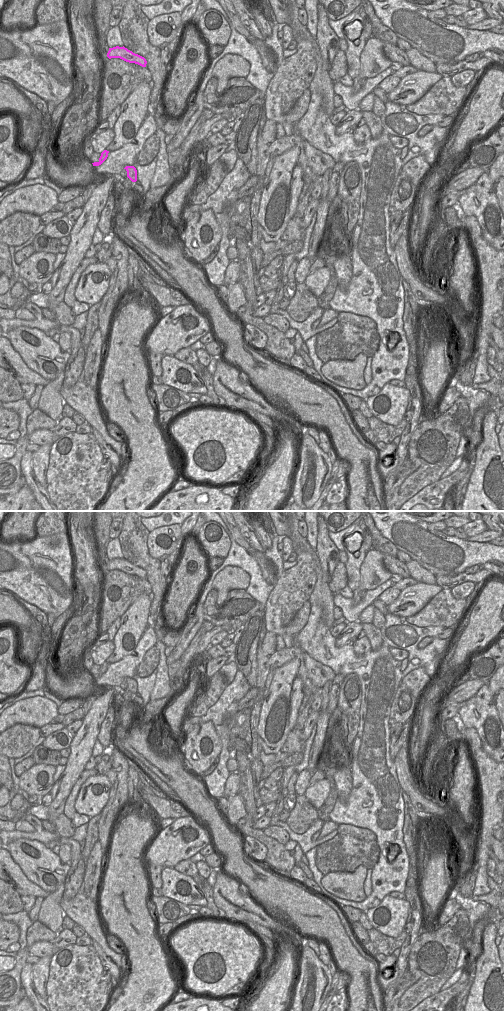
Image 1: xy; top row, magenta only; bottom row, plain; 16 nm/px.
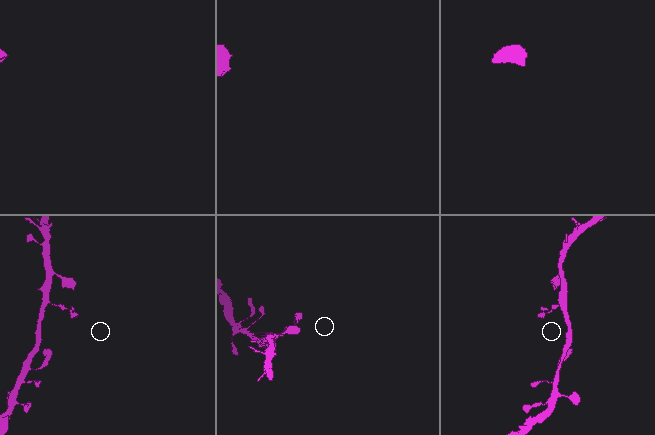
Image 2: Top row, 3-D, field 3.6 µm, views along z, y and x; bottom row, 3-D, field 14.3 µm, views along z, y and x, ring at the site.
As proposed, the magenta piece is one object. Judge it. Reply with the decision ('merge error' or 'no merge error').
no merge error

